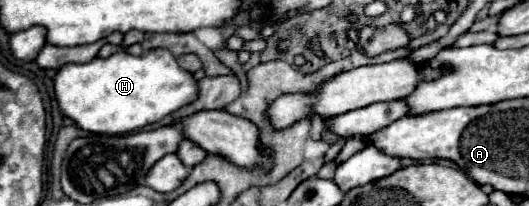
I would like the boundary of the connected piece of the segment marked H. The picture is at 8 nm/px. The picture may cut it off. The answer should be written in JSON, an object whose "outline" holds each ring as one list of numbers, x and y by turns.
{"outline":[[154,48,142,56,132,56,118,50,110,58,94,58,88,64,66,64,54,78,54,92,62,114,72,118,82,130,94,134,128,134,194,102,198,98,198,82,190,72,178,66,176,58,166,48]]}

